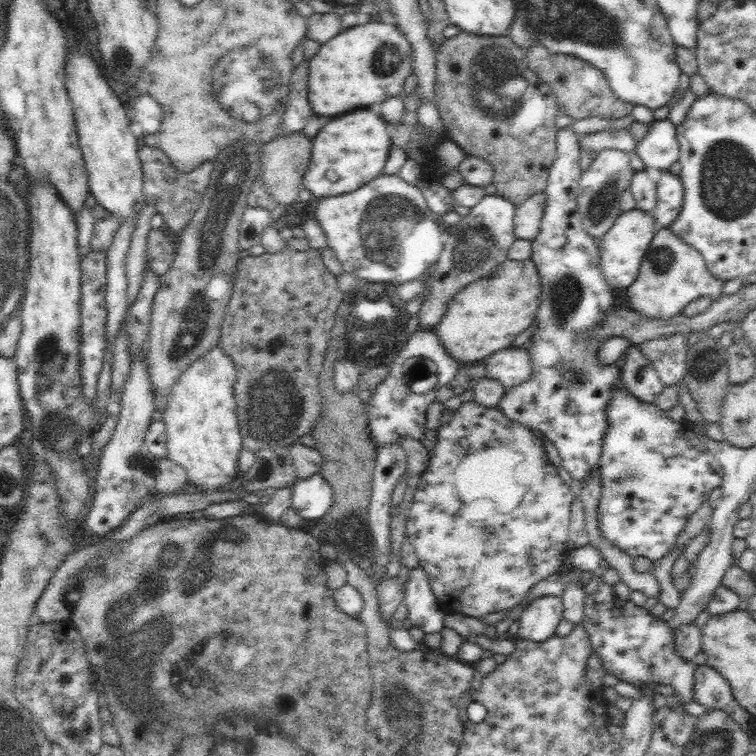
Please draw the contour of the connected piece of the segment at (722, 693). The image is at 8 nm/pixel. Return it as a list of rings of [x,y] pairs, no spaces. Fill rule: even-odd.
[[[698,666],[695,673],[693,700],[709,710],[727,712],[744,730],[750,730],[750,714],[735,701],[730,683],[721,672],[708,666]]]

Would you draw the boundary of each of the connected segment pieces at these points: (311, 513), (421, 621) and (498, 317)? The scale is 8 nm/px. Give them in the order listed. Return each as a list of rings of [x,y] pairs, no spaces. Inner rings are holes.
[[[318,472],[308,478],[298,478],[293,484],[291,508],[294,509],[304,520],[322,518],[334,501],[331,484]]]
[[[422,565],[415,566],[405,582],[404,600],[408,609],[408,620],[425,634],[440,632],[445,626],[444,611],[434,593],[433,583]]]
[[[507,259],[490,275],[456,293],[452,310],[448,306],[448,312],[434,328],[434,334],[452,358],[459,362],[476,362],[510,347],[516,336],[532,325],[543,295],[534,262],[531,259],[525,262]]]

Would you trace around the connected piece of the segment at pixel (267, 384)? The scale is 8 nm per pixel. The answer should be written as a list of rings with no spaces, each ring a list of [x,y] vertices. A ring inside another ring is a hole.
[[[286,246],[278,253],[264,253],[262,256],[244,253],[238,262],[233,292],[227,302],[219,340],[219,346],[231,356],[236,367],[233,392],[244,449],[256,453],[268,447],[289,448],[313,430],[322,403],[319,376],[337,308],[344,300],[345,294],[338,288],[337,277],[326,269],[318,250],[298,252]]]

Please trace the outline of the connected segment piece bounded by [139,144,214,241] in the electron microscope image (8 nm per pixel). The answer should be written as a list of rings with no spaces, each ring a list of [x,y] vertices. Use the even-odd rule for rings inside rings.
[[[141,144],[139,157],[143,170],[145,200],[154,206],[156,213],[162,215],[166,232],[174,241],[177,241],[181,232],[188,226],[192,215],[201,205],[201,200],[210,182],[210,175],[214,170],[214,160],[204,161],[190,172],[182,172],[158,147]]]

